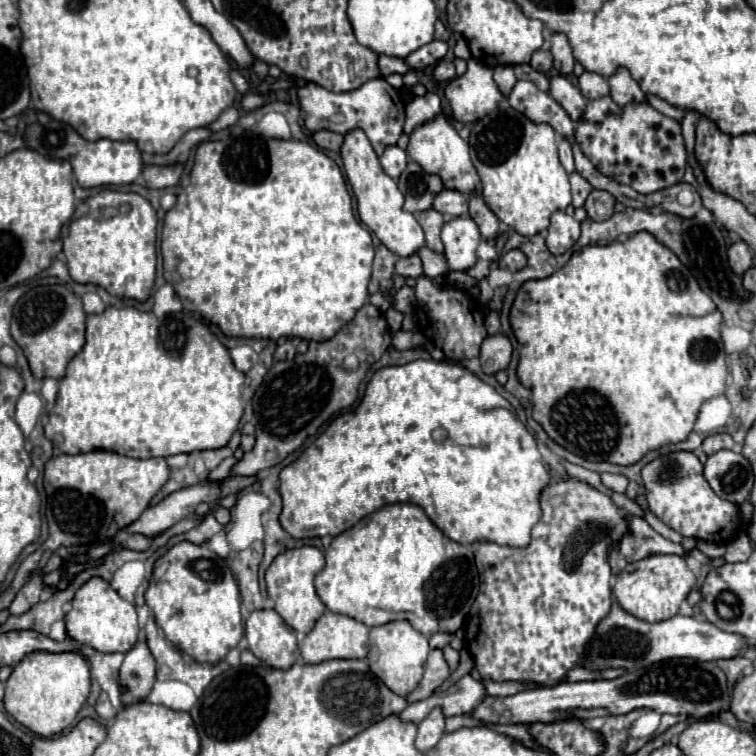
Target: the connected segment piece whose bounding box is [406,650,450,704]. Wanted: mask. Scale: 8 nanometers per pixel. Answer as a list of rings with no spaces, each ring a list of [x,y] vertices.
[[[430,650],[430,656],[428,656],[426,668],[424,668],[422,682],[418,684],[418,688],[412,694],[406,696],[406,700],[412,704],[416,700],[428,698],[448,676],[450,676],[450,670],[448,670],[448,664],[444,662],[442,650]]]

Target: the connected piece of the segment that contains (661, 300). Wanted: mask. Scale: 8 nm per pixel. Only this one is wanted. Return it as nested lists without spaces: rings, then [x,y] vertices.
[[[638,232],[630,236],[626,242],[612,242],[608,246],[594,244],[594,246],[582,248],[580,252],[574,252],[572,258],[566,262],[566,266],[554,272],[552,276],[524,282],[510,310],[510,326],[514,330],[514,336],[520,348],[518,378],[526,388],[532,390],[532,418],[544,428],[544,432],[556,444],[590,462],[610,462],[620,466],[632,466],[652,450],[660,450],[666,444],[684,442],[694,428],[700,406],[706,400],[724,394],[726,390],[726,376],[728,376],[726,352],[720,340],[722,314],[716,310],[710,296],[700,290],[696,278],[676,258],[676,254],[666,246],[662,246],[648,232]]]

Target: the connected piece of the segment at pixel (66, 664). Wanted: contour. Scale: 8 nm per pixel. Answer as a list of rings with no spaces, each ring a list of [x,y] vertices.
[[[32,652],[20,664],[14,666],[6,680],[4,706],[6,712],[22,726],[38,736],[54,736],[72,726],[78,710],[84,706],[90,694],[90,666],[84,656],[76,652],[48,654]]]

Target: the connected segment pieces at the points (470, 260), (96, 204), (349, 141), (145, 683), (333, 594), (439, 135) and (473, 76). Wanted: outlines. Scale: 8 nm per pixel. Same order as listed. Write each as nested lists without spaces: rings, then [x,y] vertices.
[[[460,216],[446,222],[442,228],[442,242],[450,270],[468,270],[474,266],[480,232],[472,218]]]
[[[102,190],[78,204],[68,226],[68,236],[64,238],[64,254],[74,282],[98,284],[112,296],[144,302],[148,300],[156,278],[156,210],[140,194]]]
[[[352,130],[344,136],[344,146],[342,146],[342,160],[344,160],[344,170],[346,178],[352,186],[352,192],[356,196],[358,204],[358,216],[360,220],[378,236],[378,240],[396,256],[412,256],[412,252],[418,252],[424,246],[424,232],[420,224],[416,222],[414,214],[404,212],[404,196],[398,190],[396,182],[386,176],[380,168],[378,156],[372,150],[372,144],[368,142],[366,134],[362,130]]]
[[[142,640],[126,654],[126,660],[120,668],[120,682],[128,688],[128,692],[122,694],[124,706],[142,700],[150,692],[154,680],[156,680],[156,668],[152,652],[146,640]]]
[[[386,504],[332,540],[326,550],[326,566],[318,572],[314,584],[328,610],[360,620],[368,628],[394,620],[408,620],[414,630],[424,636],[432,636],[436,632],[454,634],[464,624],[464,618],[478,594],[478,572],[472,550],[446,538],[428,520],[420,506]]]
[[[440,114],[438,118],[422,124],[420,128],[416,128],[412,134],[410,134],[410,144],[408,144],[408,154],[412,156],[414,162],[418,162],[424,172],[428,174],[438,174],[444,182],[444,188],[450,188],[450,190],[458,190],[462,194],[474,194],[478,190],[478,184],[480,184],[480,176],[470,160],[470,154],[468,154],[468,142],[464,142],[454,124],[444,116]]]
[[[474,58],[468,60],[466,74],[454,78],[444,94],[450,104],[448,118],[462,124],[480,120],[502,102],[502,94],[492,80],[492,68],[478,64]]]

